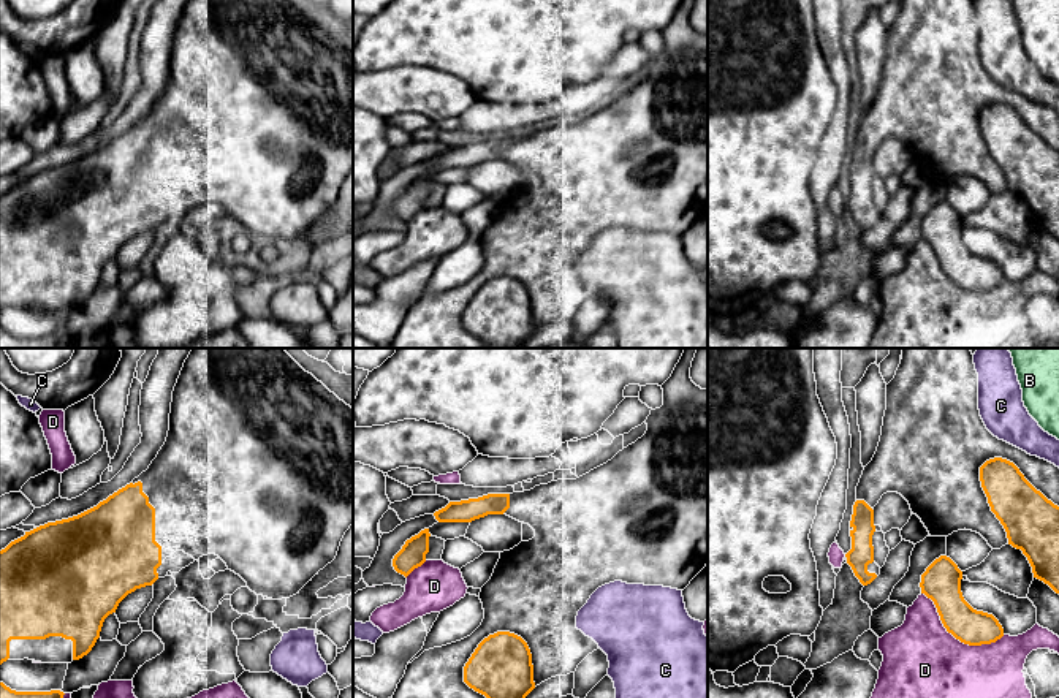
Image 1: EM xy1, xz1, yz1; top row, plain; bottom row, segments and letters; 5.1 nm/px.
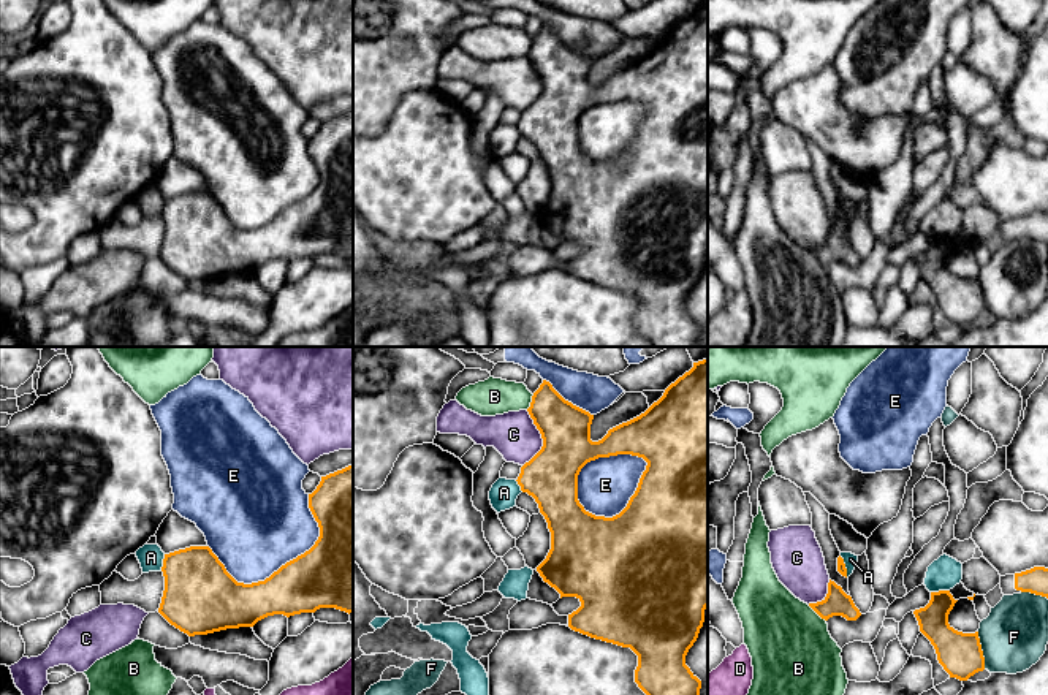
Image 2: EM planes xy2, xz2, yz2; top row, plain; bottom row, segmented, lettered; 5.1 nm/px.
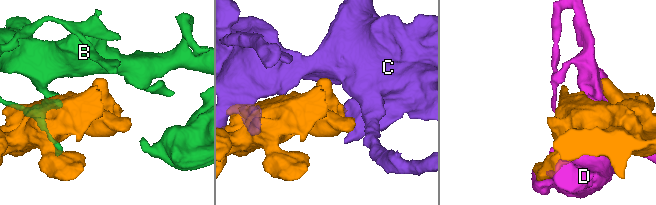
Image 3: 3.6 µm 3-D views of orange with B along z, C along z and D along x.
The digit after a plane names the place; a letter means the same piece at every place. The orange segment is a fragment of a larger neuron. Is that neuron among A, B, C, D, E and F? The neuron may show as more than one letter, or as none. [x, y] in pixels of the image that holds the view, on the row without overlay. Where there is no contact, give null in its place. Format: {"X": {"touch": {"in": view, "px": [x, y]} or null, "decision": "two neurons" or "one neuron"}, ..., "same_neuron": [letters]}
{"A": {"touch": {"in": "yz2", "px": [939, 236]}, "decision": "two neurons"}, "B": {"touch": {"in": "yz2", "px": [817, 258]}, "decision": "two neurons"}, "C": {"touch": {"in": "xz2", "px": [542, 83]}, "decision": "two neurons"}, "D": {"touch": {"in": "yz1", "px": [956, 284]}, "decision": "two neurons"}, "E": {"touch": {"in": "xz2", "px": [624, 154]}, "decision": "two neurons"}, "F": {"touch": {"in": "yz2", "px": [982, 296]}, "decision": "two neurons"}, "same_neuron": []}

